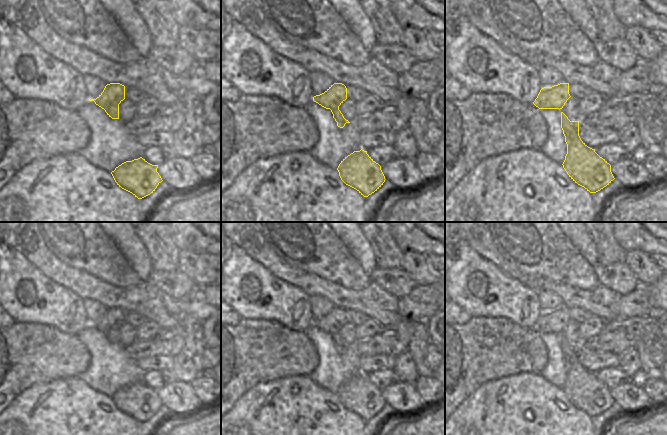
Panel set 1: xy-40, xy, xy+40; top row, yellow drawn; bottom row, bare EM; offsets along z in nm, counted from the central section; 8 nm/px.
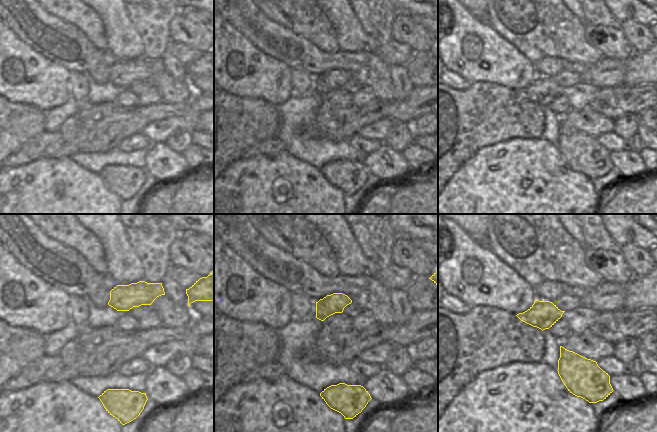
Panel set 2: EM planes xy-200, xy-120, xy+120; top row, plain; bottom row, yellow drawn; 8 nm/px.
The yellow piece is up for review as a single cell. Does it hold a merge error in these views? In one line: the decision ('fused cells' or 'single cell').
fused cells

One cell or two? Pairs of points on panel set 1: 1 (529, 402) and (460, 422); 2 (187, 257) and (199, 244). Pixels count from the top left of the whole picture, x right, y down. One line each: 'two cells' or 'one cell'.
1: one cell
2: two cells

